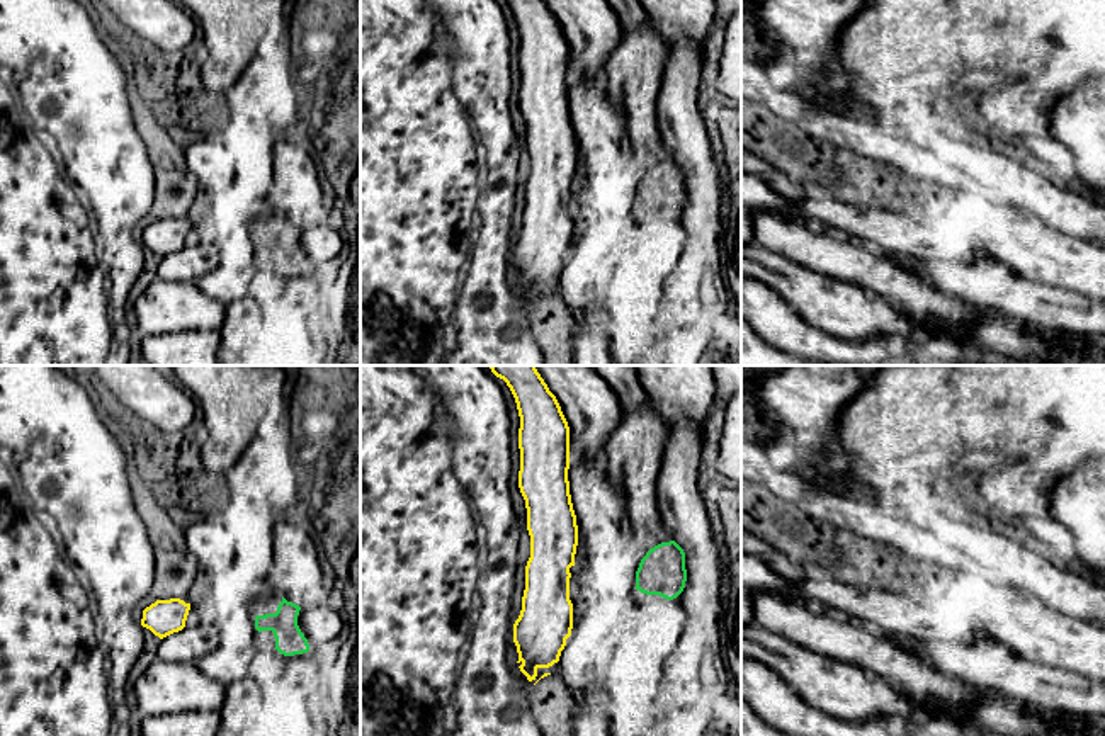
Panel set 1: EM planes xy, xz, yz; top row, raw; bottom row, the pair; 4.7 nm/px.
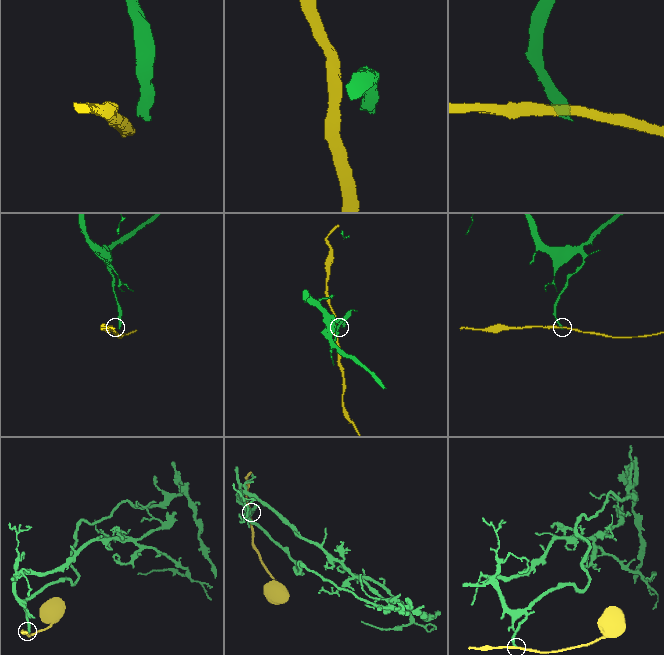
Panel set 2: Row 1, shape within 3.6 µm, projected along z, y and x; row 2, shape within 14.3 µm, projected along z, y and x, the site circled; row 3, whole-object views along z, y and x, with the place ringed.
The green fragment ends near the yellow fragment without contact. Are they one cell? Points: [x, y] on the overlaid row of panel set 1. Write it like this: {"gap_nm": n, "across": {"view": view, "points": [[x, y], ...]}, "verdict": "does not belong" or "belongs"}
{"gap_nm": 300, "across": {"view": "xz", "points": [[636, 571], [573, 565]]}, "verdict": "does not belong"}

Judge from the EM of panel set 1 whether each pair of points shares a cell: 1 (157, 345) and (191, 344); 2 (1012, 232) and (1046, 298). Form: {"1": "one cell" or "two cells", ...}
{"1": "one cell", "2": "two cells"}

